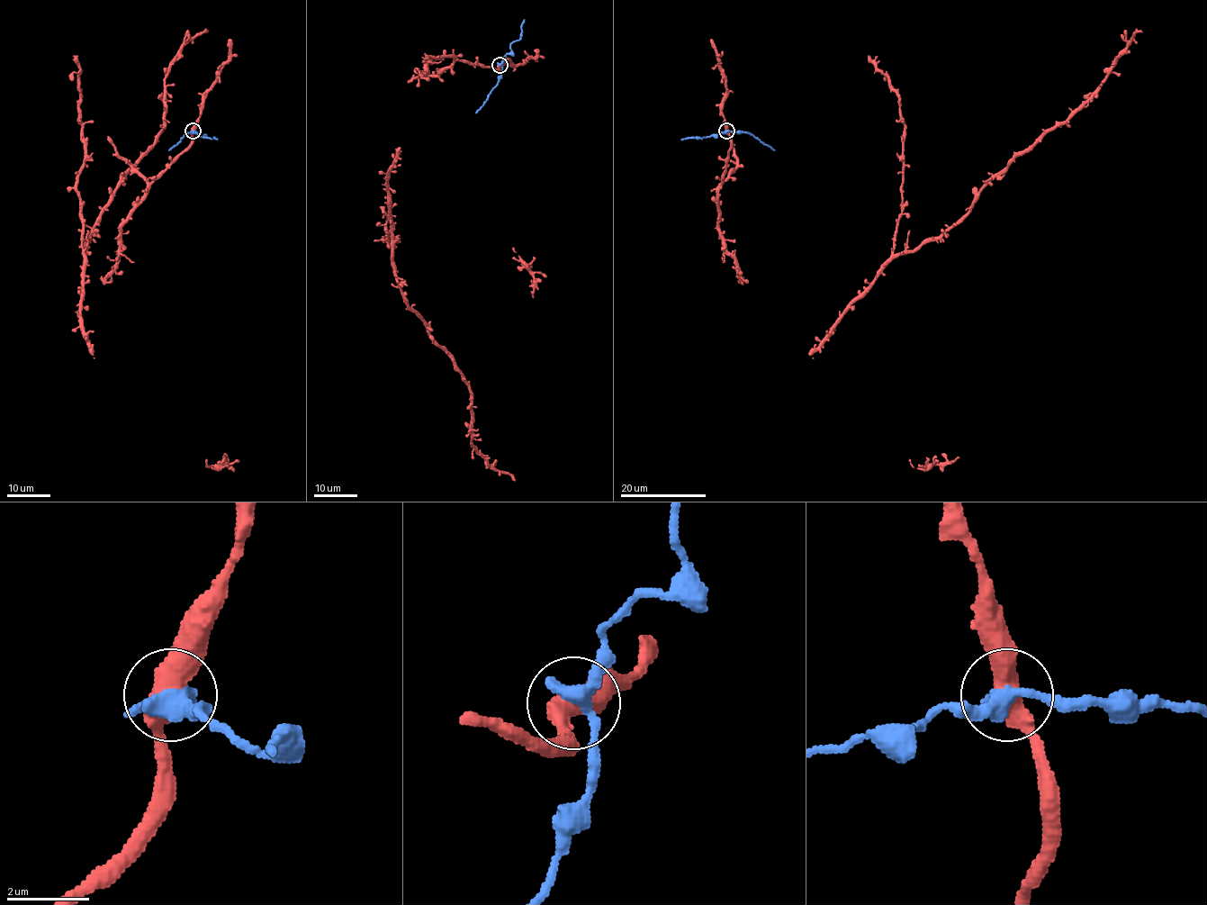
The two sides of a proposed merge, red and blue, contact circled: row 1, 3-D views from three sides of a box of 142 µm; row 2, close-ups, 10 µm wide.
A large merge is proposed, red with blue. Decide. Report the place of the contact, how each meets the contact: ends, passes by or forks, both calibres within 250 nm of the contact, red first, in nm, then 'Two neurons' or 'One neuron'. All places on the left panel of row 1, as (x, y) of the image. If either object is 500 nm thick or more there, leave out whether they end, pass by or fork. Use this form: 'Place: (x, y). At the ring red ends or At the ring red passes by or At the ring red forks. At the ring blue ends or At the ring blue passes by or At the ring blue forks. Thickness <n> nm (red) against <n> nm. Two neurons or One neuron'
Place: (193, 131). Thickness 500 nm (red) against 400 nm. Two neurons

